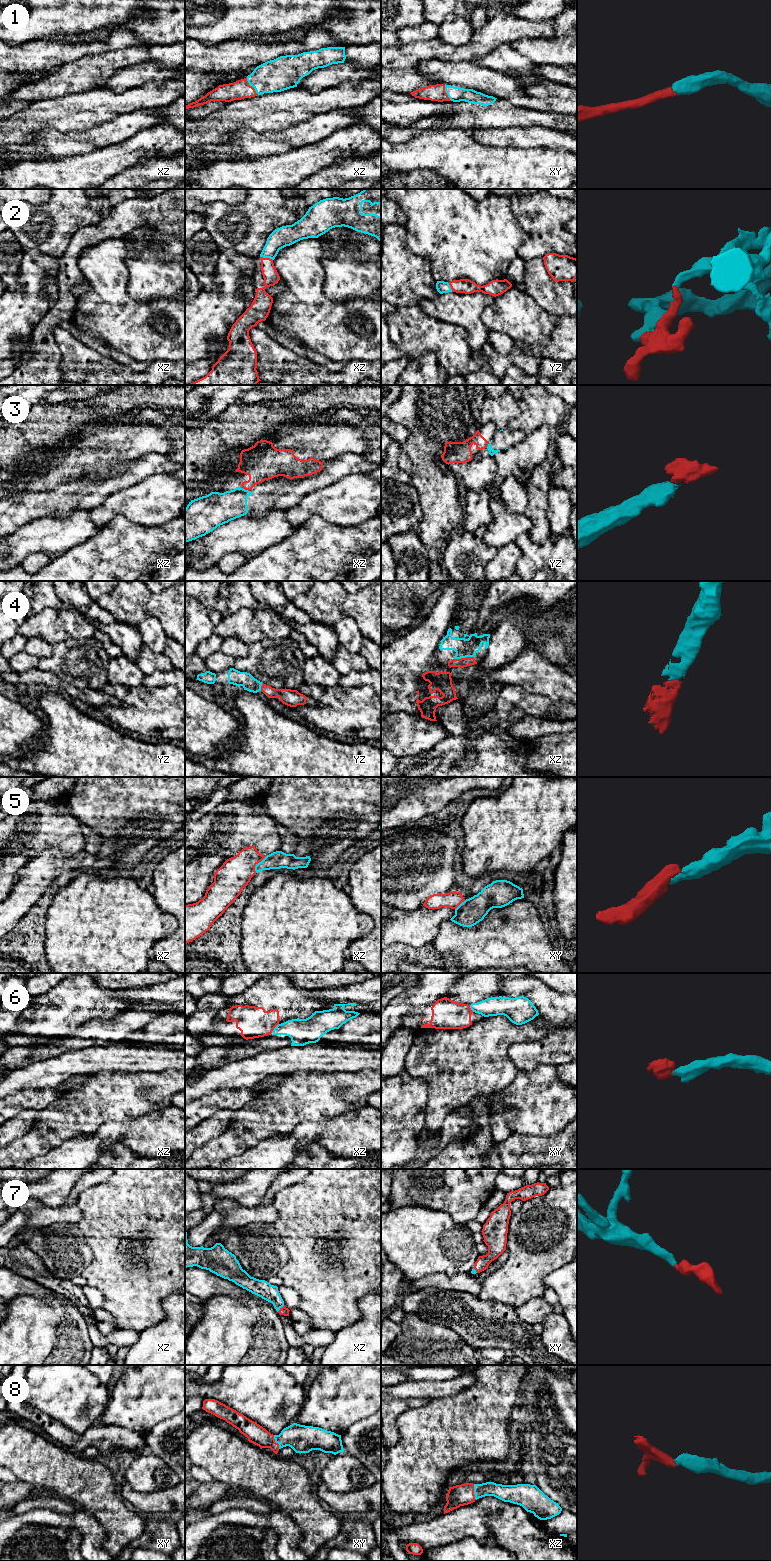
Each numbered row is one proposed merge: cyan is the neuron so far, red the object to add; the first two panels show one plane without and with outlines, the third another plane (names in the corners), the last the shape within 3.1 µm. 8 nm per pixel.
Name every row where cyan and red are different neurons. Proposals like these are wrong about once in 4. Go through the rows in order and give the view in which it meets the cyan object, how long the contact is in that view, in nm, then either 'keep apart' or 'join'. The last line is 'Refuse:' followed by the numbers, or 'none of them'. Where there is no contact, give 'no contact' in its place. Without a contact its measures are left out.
1: xz | 170 nm | join
2: xz | 110 nm | join
3: xz | 70 nm | keep apart
4: xz | 160 nm | join
5: xz | 160 nm | join
6: xz | 100 nm | keep apart
7: xz | 80 nm | join
8: xz | 130 nm | join
Refuse: 3, 6

